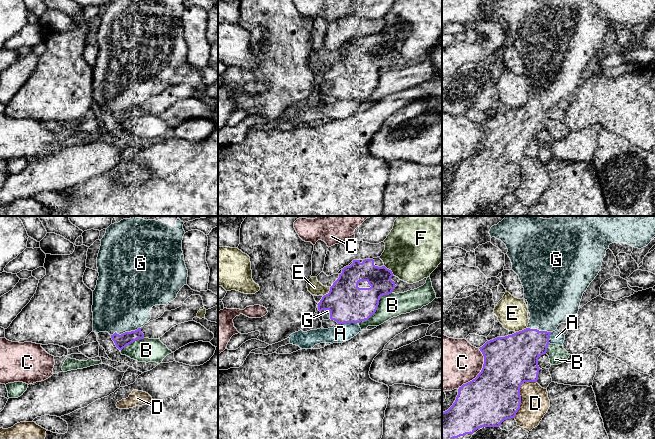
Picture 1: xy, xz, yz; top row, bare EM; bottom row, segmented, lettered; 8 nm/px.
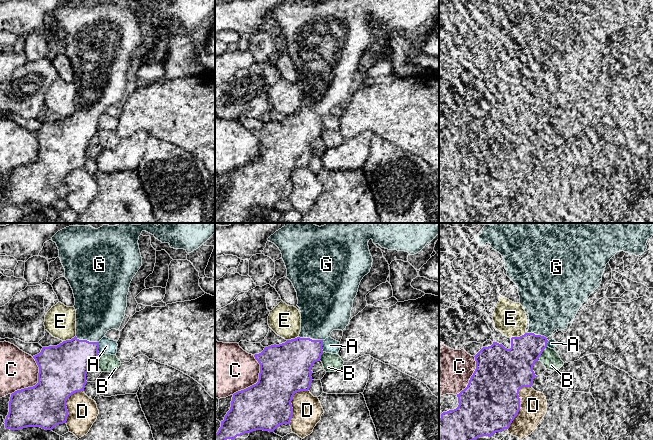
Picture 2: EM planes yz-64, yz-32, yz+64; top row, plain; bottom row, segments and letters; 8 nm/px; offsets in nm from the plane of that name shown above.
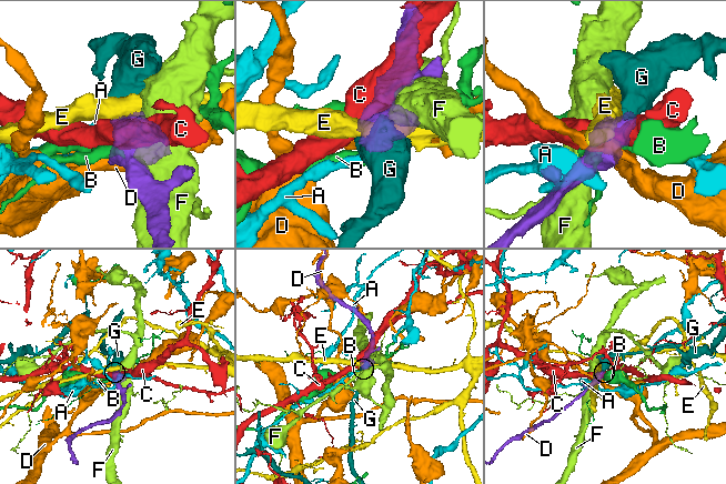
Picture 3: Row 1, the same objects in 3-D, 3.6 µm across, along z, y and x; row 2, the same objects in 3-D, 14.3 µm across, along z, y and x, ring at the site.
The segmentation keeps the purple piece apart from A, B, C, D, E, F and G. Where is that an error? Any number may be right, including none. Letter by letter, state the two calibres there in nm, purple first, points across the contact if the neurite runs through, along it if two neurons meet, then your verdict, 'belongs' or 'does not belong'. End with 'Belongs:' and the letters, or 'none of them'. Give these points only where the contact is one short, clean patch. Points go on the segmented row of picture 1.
A: 320 nm thick on the purple side, 150 nm on the other; does not belong
B: 320 nm thick on the purple side, 190 nm on the other; does not belong
C: 420 nm thick on the purple side, 380 nm on the other; does not belong
D: 420 nm thick on the purple side, 220 nm on the other; does not belong
E: 320 nm thick on the purple side, 110 nm on the other; does not belong
F: 190 nm thick on the purple side, 460 nm on the other; does not belong
G: 110 nm thick on the purple side, 480 nm on the other; runs through xy (121, 341), (125, 332), (122, 318), (122, 301); belongs
Belongs: G

